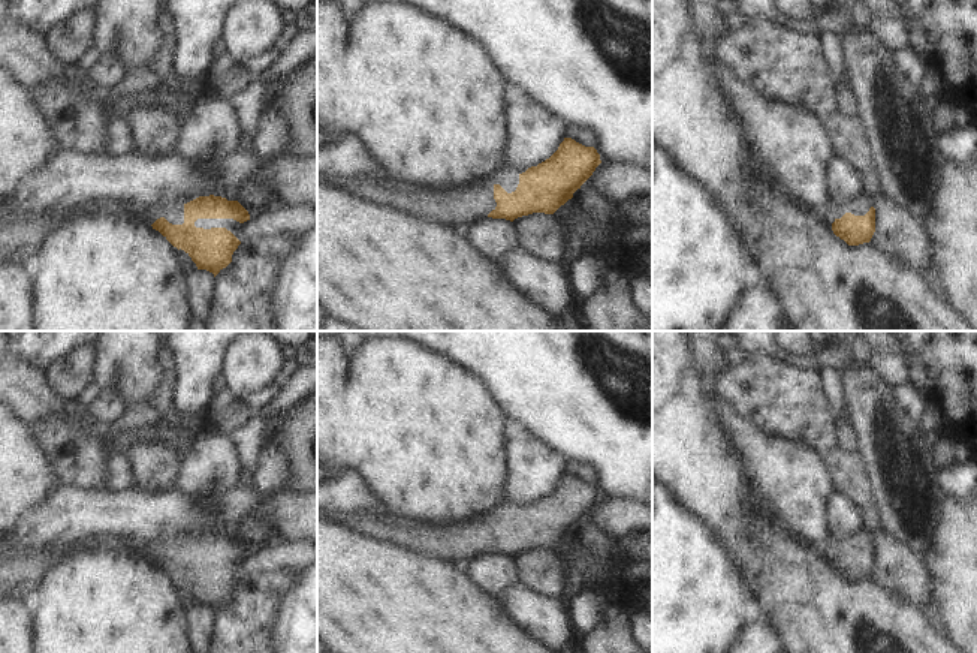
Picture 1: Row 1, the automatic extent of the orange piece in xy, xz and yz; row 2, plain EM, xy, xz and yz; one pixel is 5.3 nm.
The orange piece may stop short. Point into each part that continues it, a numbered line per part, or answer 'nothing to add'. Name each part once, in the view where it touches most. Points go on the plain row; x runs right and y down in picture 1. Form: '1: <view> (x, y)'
1: xz (463, 538)

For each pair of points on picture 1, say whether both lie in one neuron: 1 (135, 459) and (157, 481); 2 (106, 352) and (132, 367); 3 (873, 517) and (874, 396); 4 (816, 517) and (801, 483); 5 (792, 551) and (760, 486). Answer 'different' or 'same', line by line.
1: same
2: same
3: different
4: same
5: different

